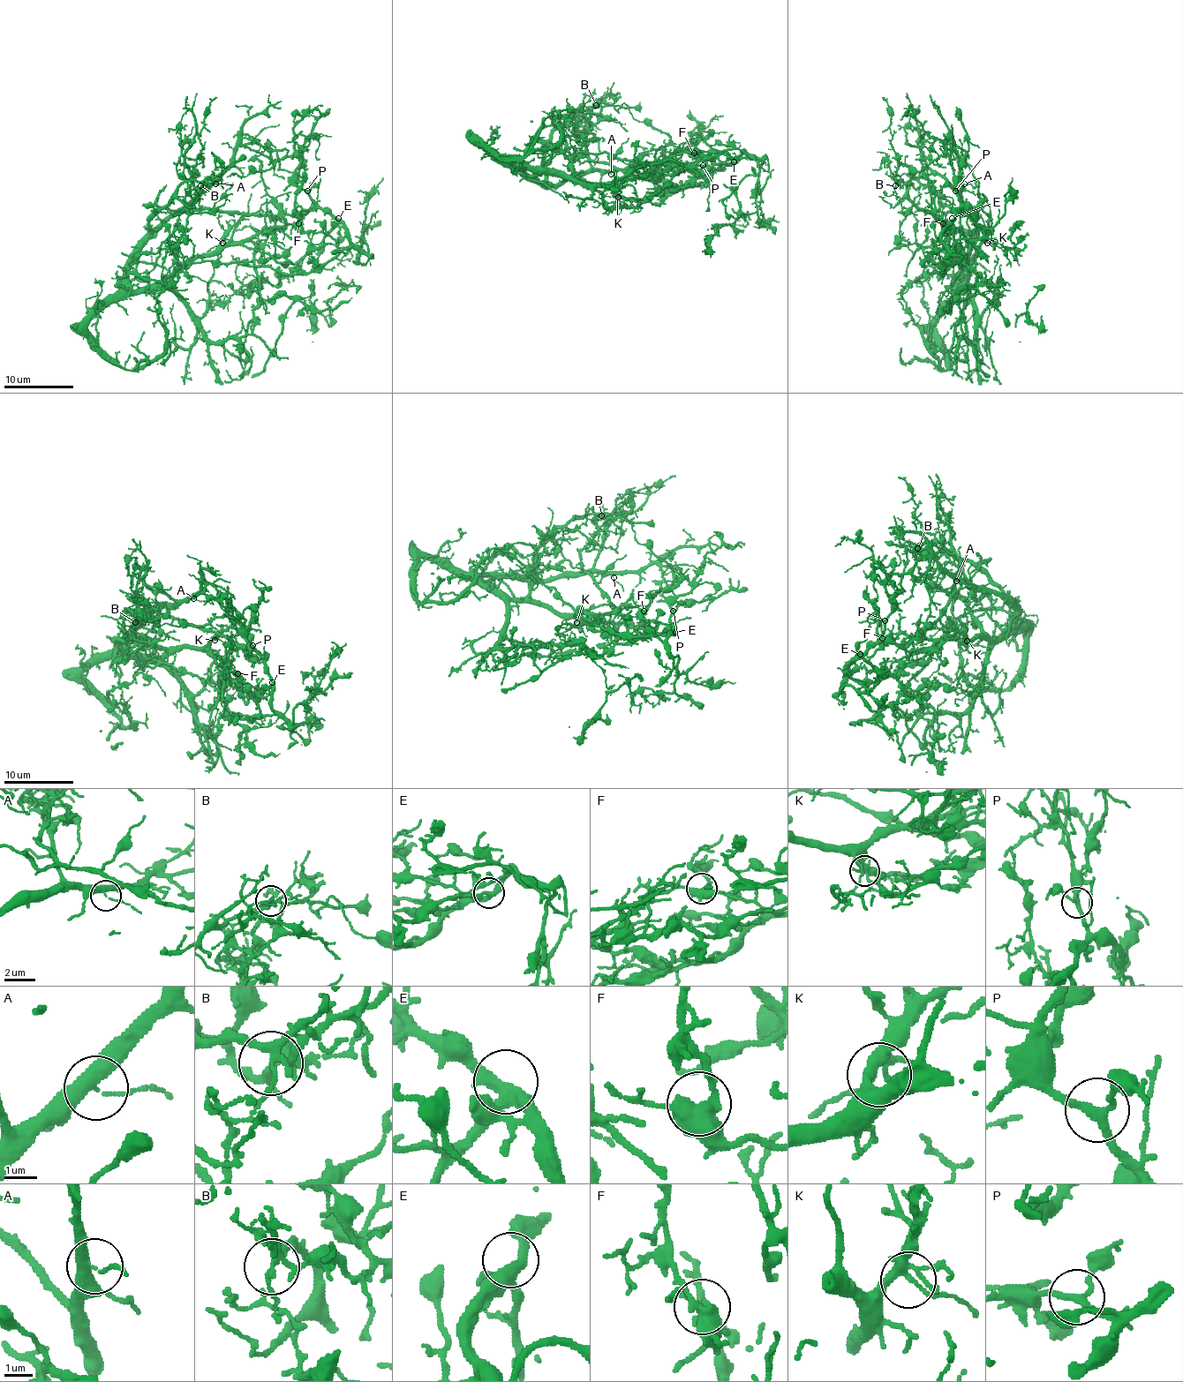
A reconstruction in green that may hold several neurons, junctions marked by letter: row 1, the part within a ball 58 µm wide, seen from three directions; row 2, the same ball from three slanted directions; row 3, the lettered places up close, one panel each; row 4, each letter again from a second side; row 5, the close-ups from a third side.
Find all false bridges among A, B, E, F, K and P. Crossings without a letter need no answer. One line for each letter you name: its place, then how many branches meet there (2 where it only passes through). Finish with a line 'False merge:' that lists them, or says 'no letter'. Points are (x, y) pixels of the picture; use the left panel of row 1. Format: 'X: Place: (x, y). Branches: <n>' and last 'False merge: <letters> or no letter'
B: Place: (200, 185). Branches: 3
False merge: B

